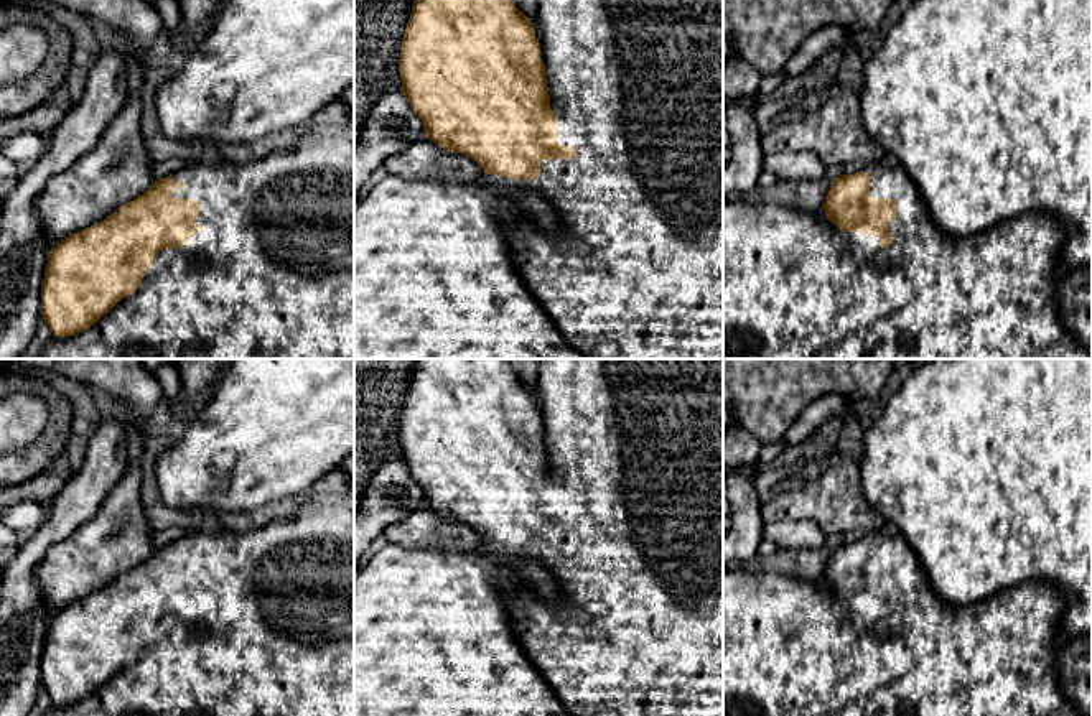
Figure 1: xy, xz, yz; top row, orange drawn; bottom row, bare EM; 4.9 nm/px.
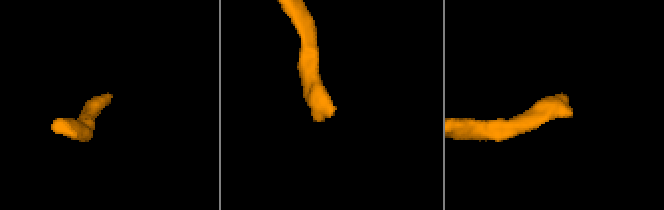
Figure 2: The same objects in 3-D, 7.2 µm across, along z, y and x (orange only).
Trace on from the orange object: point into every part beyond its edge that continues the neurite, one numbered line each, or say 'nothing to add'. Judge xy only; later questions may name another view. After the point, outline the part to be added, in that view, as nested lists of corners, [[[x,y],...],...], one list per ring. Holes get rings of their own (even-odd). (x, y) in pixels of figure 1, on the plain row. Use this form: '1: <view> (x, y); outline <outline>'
1: xy (274, 632); outline [[[351,491],[316,492],[305,499],[293,515],[242,535],[189,530],[173,542],[171,550],[178,548],[184,550],[184,560],[175,558],[171,563],[175,568],[199,570],[196,593],[203,597],[191,604],[184,616],[161,619],[137,660],[120,668],[94,695],[59,709],[48,709],[44,716],[354,716],[354,494]]]

